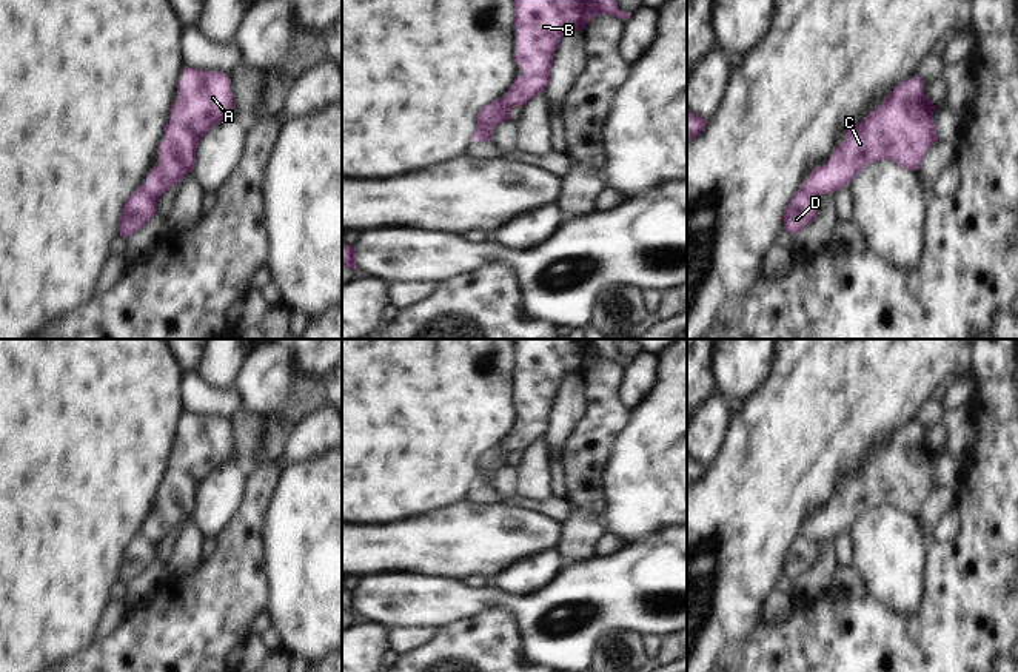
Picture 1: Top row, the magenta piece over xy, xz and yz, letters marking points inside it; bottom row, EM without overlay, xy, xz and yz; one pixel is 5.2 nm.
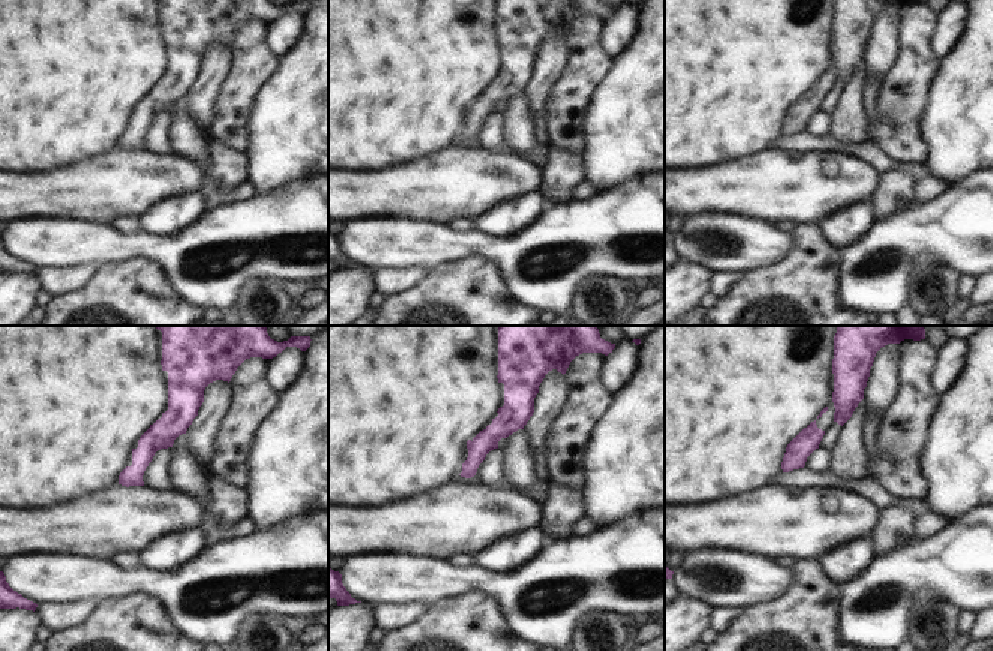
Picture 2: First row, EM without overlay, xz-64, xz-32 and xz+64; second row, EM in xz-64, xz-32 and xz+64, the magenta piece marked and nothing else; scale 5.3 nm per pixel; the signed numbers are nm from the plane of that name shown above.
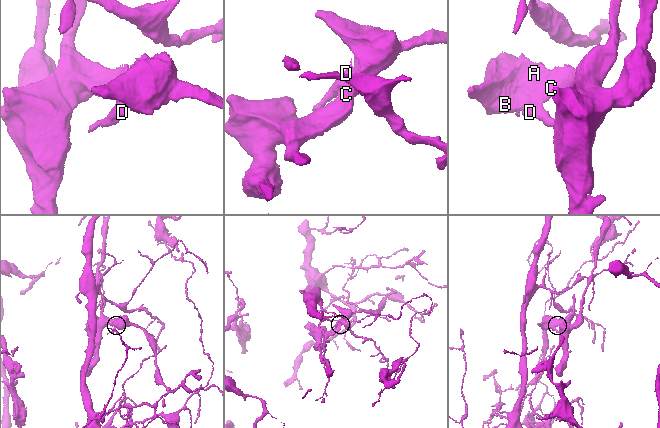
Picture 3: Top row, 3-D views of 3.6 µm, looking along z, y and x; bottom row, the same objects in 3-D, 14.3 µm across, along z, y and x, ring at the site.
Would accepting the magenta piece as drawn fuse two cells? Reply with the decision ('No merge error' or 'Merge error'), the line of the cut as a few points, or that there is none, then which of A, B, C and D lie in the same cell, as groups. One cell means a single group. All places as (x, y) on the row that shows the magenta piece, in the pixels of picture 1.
Merge error. Split along xz (501, 100), (488, 117), (481, 139). Groups: A B C / D.

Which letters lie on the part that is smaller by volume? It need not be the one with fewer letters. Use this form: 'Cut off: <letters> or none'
Cut off: D

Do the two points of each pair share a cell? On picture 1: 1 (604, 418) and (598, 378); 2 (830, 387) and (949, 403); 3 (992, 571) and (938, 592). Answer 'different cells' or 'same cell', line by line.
1: same cell
2: different cells
3: same cell

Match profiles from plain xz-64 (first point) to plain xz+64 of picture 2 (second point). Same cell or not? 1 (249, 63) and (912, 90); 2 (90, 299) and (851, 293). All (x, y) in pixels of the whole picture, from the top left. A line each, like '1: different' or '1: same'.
1: same
2: different

